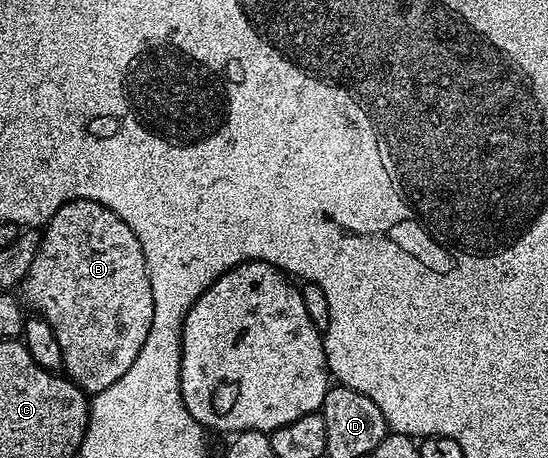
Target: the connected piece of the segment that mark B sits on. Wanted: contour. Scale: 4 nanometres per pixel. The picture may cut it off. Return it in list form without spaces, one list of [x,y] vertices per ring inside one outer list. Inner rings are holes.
[[[72,200],[60,207],[58,214],[43,225],[40,249],[34,262],[30,262],[30,270],[22,285],[23,292],[23,303],[29,309],[32,307],[35,315],[50,322],[54,338],[58,338],[62,346],[63,371],[86,394],[114,386],[114,382],[134,366],[134,358],[138,358],[138,350],[142,350],[142,342],[146,342],[146,334],[150,334],[154,298],[142,246],[138,246],[134,230],[130,230],[118,214],[93,200]]]

